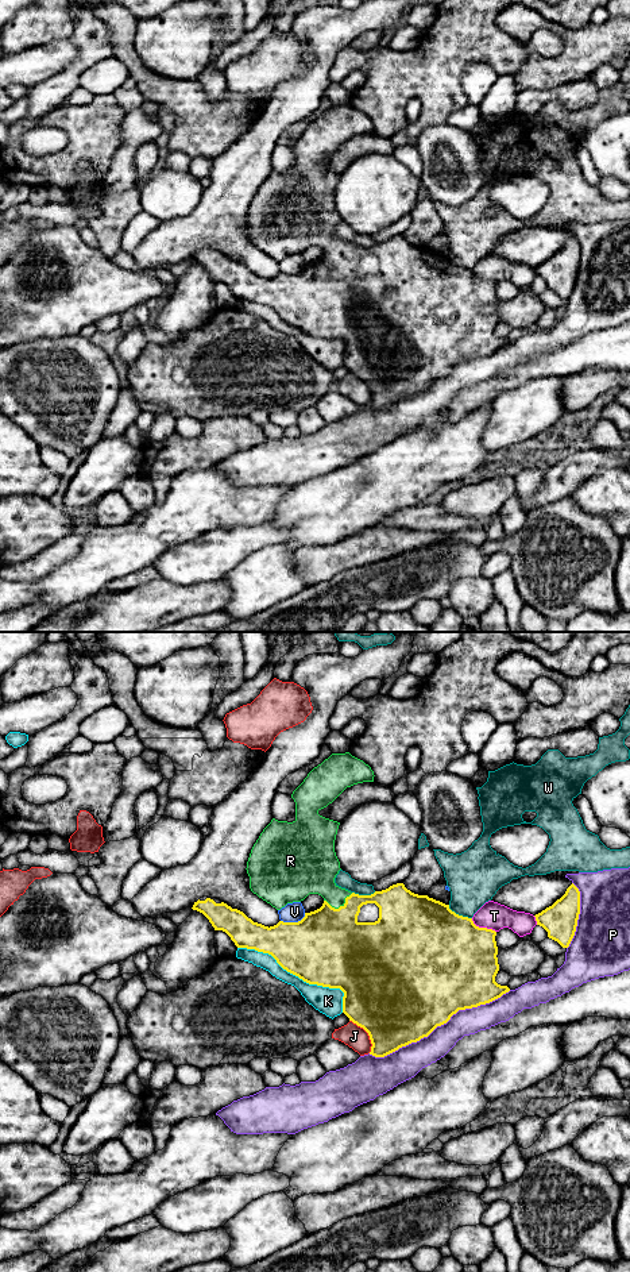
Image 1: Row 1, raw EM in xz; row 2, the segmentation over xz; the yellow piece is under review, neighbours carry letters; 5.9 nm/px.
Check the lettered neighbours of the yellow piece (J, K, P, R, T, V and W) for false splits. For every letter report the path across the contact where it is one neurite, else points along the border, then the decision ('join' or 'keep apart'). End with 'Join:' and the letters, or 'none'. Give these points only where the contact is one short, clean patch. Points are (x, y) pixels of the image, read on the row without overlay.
J: keep apart
K: keep apart
P: keep apart
R: runs through xz (329, 299), (329, 286), (340, 258), (313, 226); join
T: keep apart
V: keep apart
W: keep apart
Join: R

